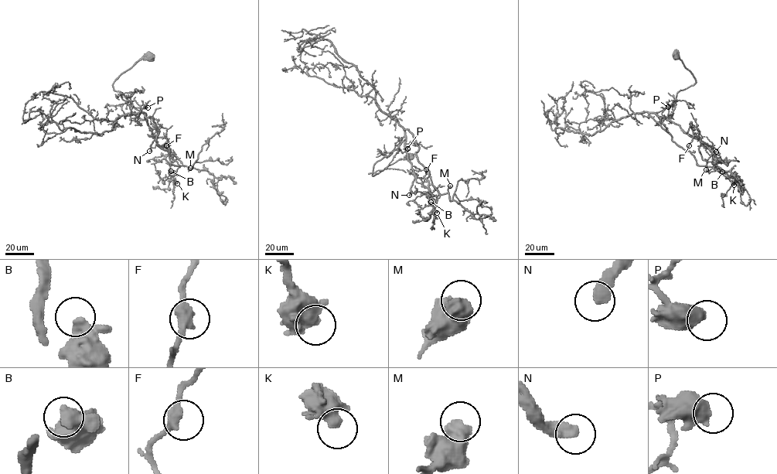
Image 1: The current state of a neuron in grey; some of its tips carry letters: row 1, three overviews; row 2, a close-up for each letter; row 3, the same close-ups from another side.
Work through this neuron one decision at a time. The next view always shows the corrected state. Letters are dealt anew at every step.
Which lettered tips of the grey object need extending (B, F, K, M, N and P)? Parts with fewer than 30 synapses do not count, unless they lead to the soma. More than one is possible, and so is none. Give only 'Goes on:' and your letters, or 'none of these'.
Goes on: N

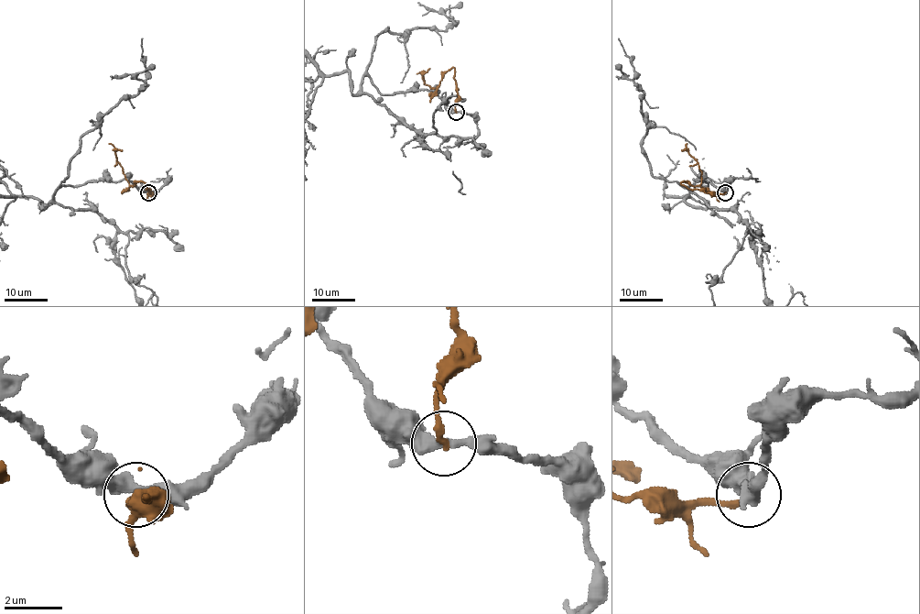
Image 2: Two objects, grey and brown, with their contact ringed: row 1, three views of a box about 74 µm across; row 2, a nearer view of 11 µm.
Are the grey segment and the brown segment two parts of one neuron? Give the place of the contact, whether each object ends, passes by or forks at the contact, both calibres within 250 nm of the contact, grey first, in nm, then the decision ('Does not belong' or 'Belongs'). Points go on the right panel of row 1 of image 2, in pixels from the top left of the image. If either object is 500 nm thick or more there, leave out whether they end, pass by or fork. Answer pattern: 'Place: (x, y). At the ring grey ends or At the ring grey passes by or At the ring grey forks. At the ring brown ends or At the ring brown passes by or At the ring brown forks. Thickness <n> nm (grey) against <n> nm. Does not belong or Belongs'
Place: (725, 192). At the ring grey passes by. At the ring brown ends. Thickness 400 nm (grey) against 240 nm. Does not belong

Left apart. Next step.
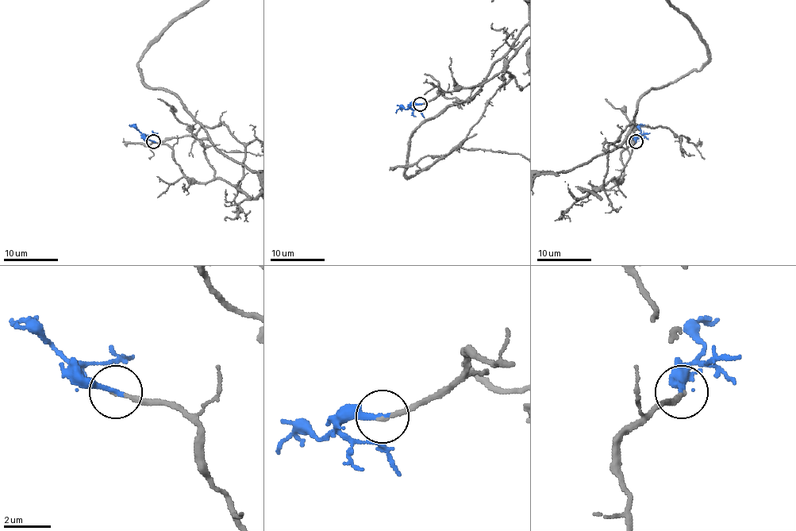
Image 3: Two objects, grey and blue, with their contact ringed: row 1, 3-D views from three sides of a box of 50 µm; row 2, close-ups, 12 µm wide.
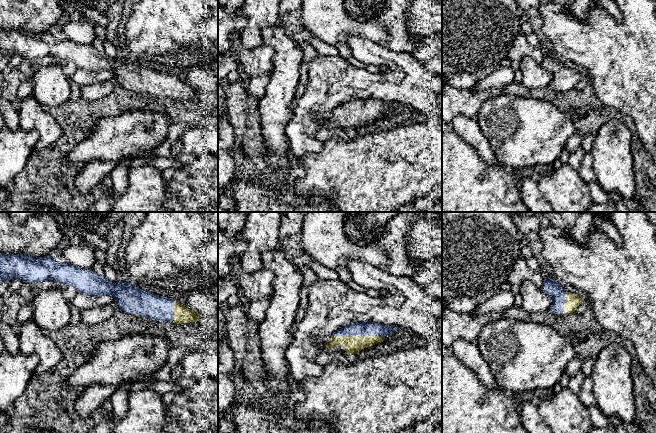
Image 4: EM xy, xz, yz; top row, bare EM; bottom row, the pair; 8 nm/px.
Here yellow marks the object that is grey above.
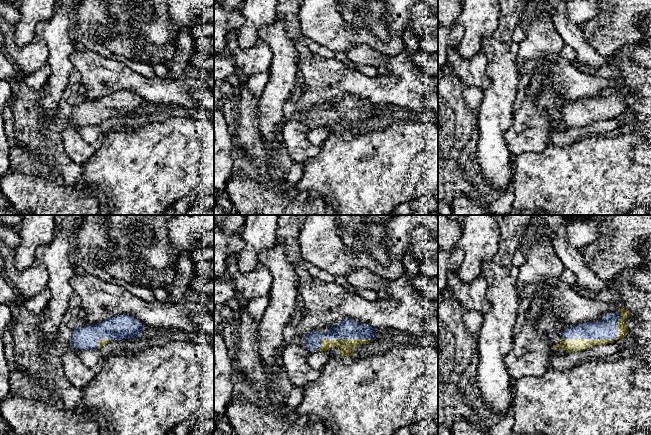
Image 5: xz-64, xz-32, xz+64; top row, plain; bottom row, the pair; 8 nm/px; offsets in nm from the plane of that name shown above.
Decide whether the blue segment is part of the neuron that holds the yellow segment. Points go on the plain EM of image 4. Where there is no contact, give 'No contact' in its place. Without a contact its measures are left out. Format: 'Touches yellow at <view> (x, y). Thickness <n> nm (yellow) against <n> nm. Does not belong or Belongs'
Touches yellow at xz (358, 111). Thickness 140 nm (yellow) against 110 nm. Belongs

